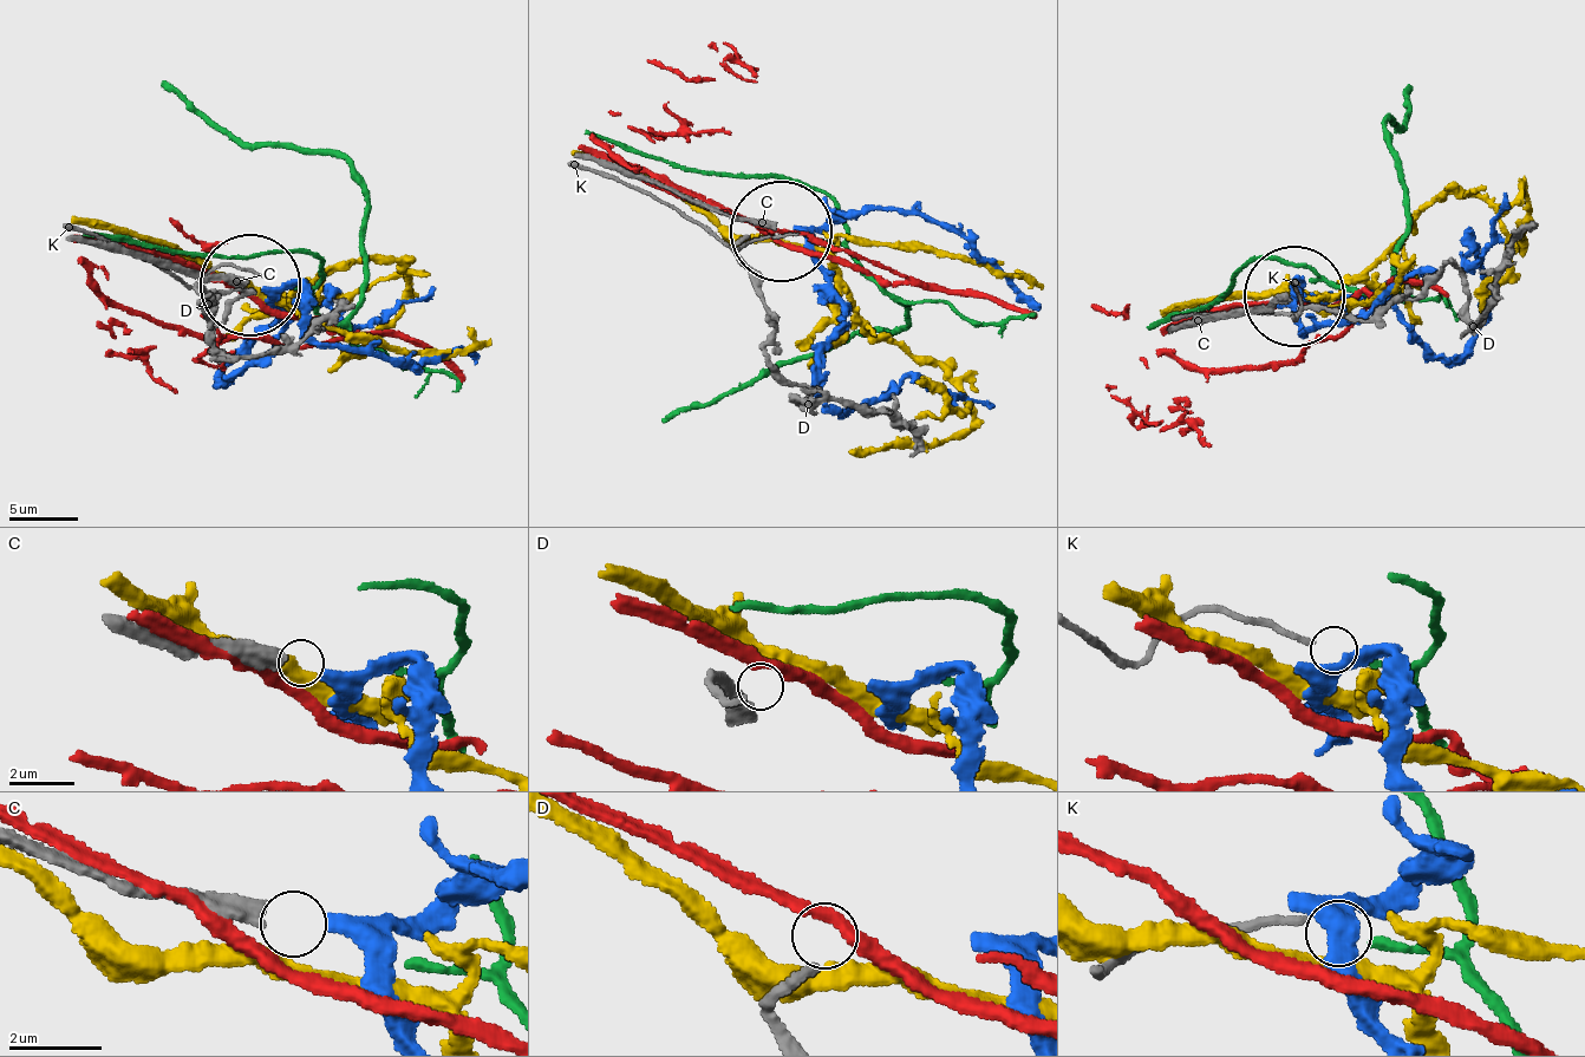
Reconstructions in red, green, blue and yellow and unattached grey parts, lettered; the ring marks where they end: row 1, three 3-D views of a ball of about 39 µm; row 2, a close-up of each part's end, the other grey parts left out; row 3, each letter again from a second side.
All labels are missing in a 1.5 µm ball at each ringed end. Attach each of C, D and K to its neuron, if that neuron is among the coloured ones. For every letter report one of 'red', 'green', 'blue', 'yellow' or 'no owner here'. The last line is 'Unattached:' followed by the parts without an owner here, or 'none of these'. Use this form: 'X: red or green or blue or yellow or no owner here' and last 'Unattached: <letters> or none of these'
C: blue
D: no owner here
K: green
Unattached: D

